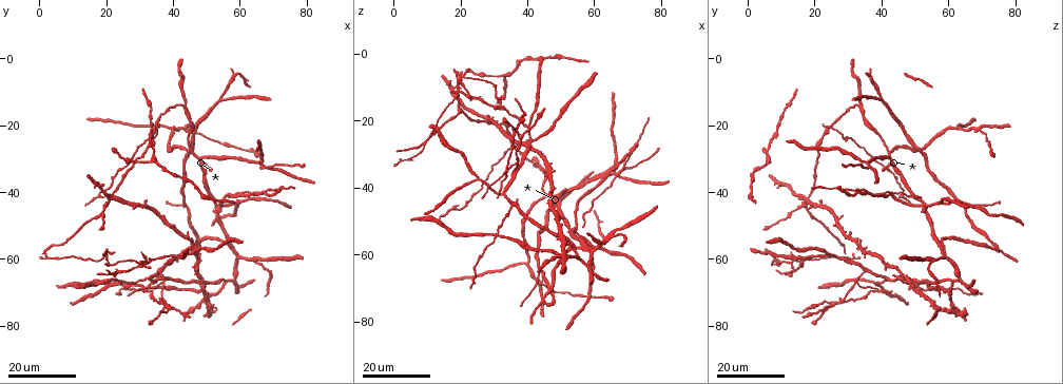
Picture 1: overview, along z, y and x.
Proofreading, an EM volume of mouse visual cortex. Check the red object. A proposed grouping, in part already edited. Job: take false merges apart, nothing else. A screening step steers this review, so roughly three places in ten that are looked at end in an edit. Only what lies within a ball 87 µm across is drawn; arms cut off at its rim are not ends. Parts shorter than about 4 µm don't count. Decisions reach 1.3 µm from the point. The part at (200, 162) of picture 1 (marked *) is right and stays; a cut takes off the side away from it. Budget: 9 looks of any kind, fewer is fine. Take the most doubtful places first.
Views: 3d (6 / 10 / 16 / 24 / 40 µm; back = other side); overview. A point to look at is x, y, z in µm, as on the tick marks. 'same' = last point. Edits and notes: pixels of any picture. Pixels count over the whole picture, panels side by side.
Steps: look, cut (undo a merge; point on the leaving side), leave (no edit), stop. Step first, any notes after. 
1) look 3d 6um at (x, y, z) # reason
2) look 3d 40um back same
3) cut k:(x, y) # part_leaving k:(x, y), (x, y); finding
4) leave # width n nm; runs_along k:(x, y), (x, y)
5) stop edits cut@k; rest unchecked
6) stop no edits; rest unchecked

look 3d 16um at (32.0, 61.5, 15.5)

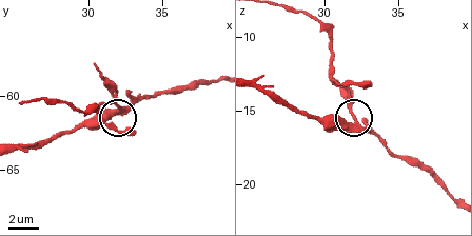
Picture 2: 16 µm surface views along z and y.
look 3d 6um at (32.0, 61.0, 15.8)

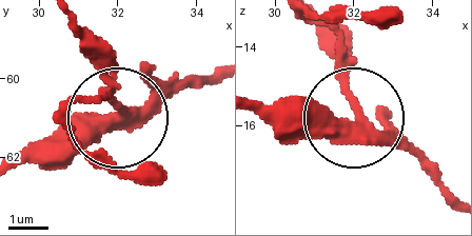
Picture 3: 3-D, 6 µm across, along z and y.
cut 3:(105, 97) # width 300 nm; part_leaving 3:(128, 110), (77, 99); two neurons meet here

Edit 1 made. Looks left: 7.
look overview # redraw

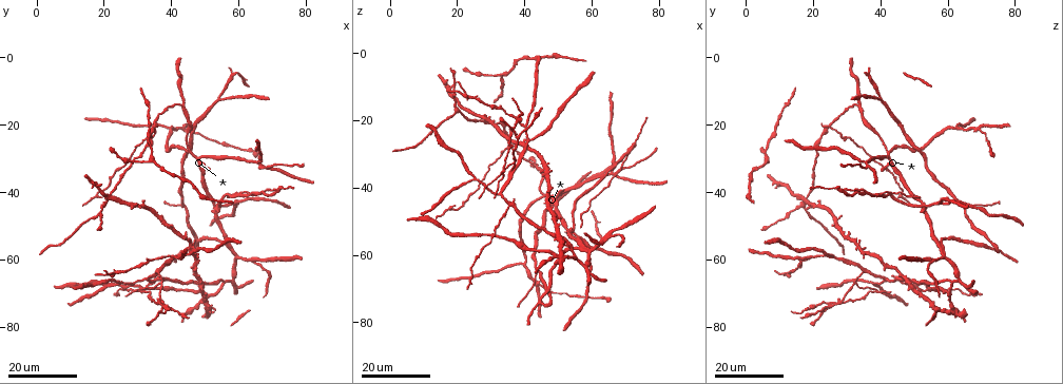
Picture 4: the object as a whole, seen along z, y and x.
look 3d 24um at (36.0, 63.5, 35.5) # three arms meet

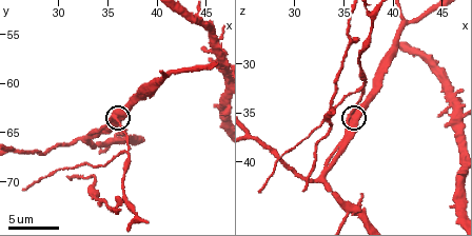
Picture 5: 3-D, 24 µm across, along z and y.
look 3d 6um at (36.4, 63.4, 34.8)

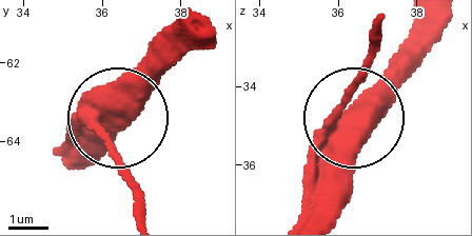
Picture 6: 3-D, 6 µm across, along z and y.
look 3d 6um back at (36.45, 63.20, 34.85)

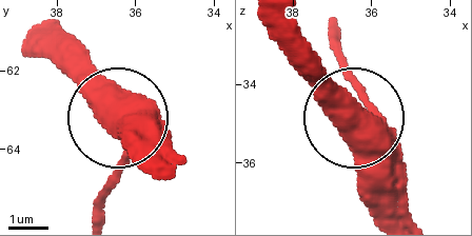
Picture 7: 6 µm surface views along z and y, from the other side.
leave # side_arm 32 um; continuous, no second neuron

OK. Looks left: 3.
look 3d 16um at (64.5, 61.5, 54.0)

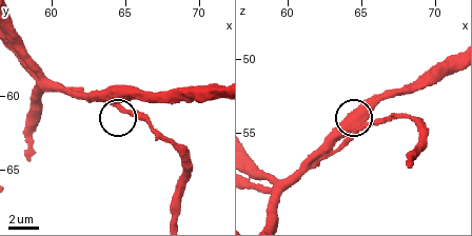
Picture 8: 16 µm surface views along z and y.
look 3d 10um at (65.0, 61.0, 54.8)

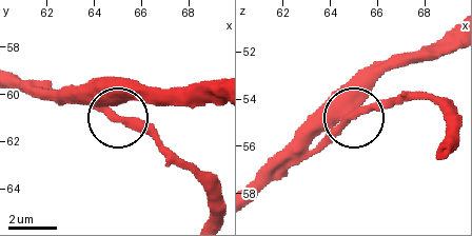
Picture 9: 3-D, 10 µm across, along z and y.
leave # side_arm 17 um; runs_along 9:(257, 188), (323, 148), (348, 123), (376, 77); one neuron here

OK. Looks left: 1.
stop edits cut@3; rest unchecked

